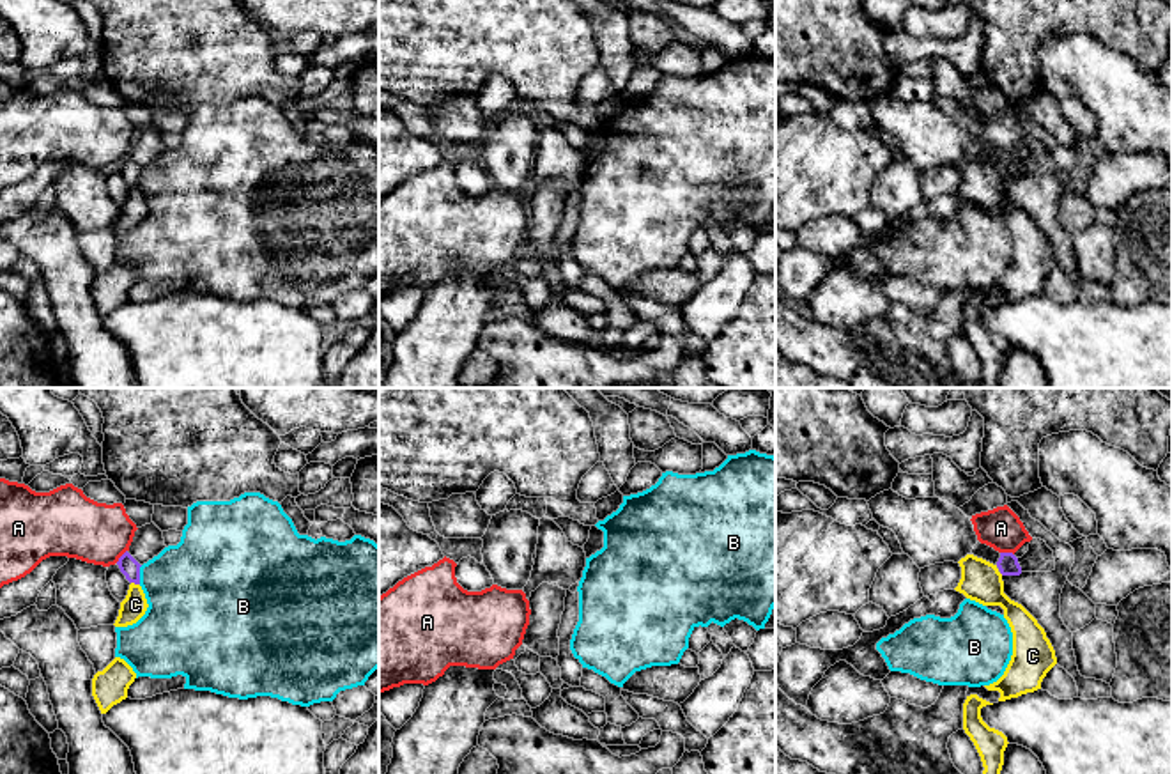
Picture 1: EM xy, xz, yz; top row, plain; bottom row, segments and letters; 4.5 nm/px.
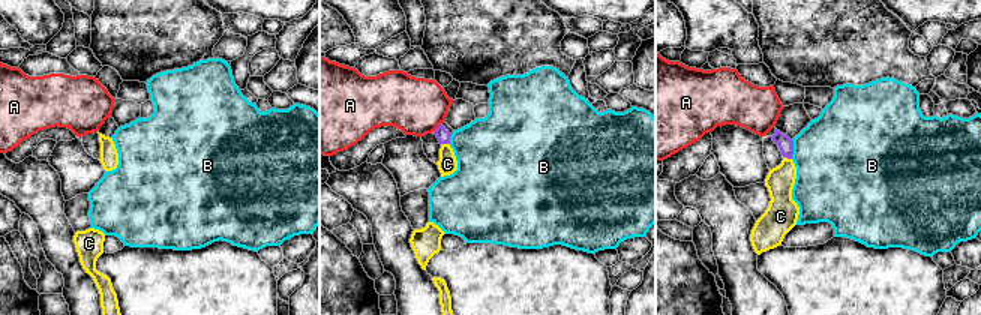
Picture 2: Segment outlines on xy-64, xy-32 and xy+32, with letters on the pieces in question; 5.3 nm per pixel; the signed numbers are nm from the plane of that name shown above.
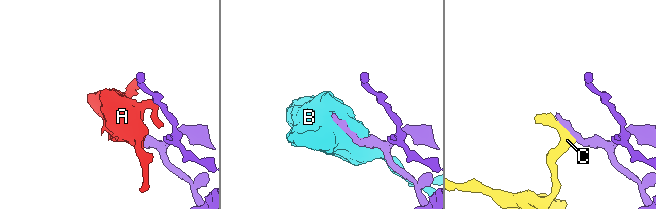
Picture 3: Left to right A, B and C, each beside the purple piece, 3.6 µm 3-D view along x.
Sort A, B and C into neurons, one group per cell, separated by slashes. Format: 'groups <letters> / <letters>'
groups A / B / C

